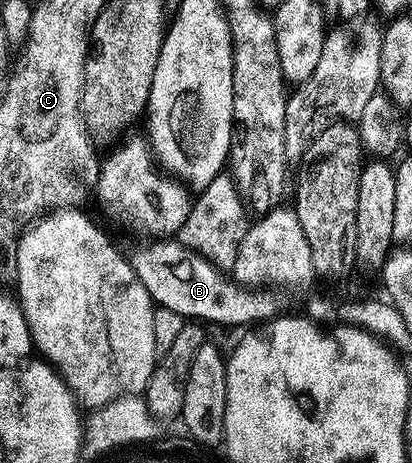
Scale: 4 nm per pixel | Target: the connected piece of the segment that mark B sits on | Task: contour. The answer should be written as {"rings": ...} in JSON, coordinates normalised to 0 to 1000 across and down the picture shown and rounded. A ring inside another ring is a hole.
{"rings":[[[374,516],[347,529],[354,529],[347,538],[313,549],[311,562],[386,667],[422,672],[447,689],[502,704],[624,706],[692,678],[684,676],[694,667],[694,641],[684,635],[692,631],[672,622],[580,616],[515,566],[498,564],[464,538],[449,538],[422,516]]]}

